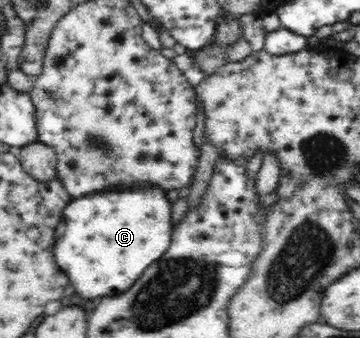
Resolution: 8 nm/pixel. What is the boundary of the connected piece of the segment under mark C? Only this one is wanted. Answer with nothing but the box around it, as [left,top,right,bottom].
[56,188,174,298]

